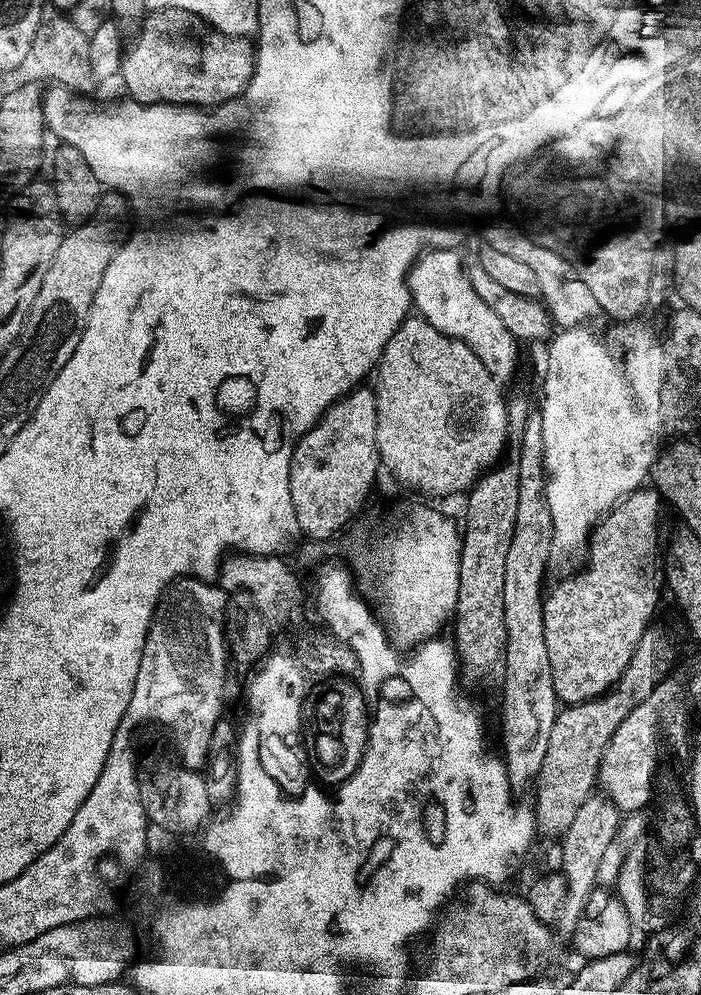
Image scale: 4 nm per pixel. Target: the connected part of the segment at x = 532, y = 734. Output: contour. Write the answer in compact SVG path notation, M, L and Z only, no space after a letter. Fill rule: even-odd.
M529 423L520 438L518 518L514 522L510 550L506 553L506 590L502 590L506 610L506 674L502 685L504 701L500 704L500 732L504 735L502 763L507 783L513 789L524 788L527 784L529 787L540 775L546 745L550 743L550 729L554 727L558 711L546 651L546 630L542 626L546 595L544 571L550 568L552 523L544 497L544 447L539 423Z

